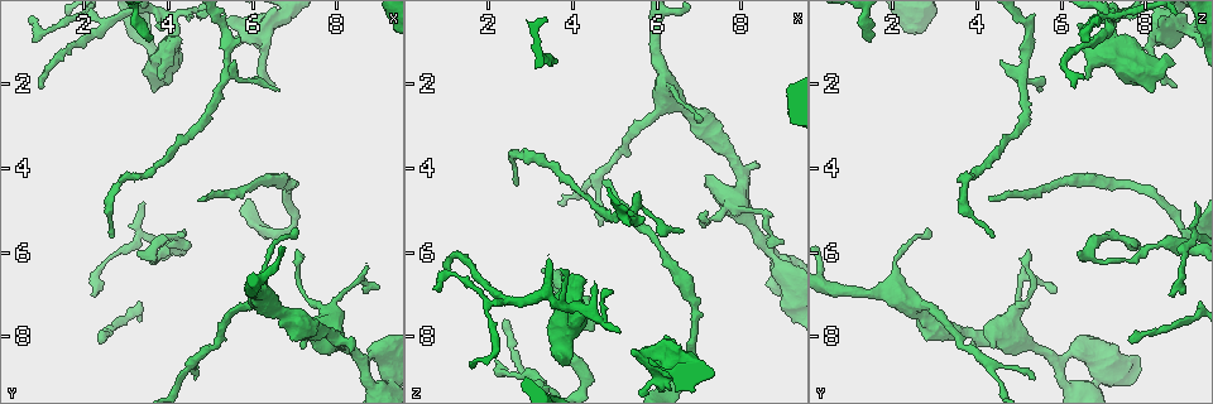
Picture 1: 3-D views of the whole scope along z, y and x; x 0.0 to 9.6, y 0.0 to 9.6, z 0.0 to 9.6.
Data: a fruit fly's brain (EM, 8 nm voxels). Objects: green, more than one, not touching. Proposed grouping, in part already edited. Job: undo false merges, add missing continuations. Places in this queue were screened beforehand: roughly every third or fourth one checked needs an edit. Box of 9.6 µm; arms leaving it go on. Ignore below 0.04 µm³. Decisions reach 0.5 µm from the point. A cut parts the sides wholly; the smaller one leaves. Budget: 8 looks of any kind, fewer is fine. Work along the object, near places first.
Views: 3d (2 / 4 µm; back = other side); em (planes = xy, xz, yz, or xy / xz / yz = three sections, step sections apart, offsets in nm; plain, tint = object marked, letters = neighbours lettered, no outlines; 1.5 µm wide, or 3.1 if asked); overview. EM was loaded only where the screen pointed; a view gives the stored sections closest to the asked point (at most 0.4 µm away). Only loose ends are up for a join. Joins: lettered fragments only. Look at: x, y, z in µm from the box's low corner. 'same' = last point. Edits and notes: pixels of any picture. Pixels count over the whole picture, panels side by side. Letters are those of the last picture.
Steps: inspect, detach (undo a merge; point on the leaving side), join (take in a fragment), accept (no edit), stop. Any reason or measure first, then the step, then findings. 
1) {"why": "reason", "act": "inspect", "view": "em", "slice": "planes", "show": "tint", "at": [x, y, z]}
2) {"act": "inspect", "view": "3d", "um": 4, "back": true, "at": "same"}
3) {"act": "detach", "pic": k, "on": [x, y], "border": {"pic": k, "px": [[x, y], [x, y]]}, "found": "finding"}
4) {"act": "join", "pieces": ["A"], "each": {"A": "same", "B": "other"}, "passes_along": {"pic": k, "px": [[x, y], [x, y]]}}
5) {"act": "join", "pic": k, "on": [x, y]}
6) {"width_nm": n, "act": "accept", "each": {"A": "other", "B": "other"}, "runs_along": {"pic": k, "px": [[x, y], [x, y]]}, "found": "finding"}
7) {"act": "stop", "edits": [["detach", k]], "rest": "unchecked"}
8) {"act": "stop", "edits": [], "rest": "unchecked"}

{"why": "tapers out", "act": "inspect", "view": "em", "slice": "planes", "show": "tint", "at": [4.70, 4.75, 4.30]}

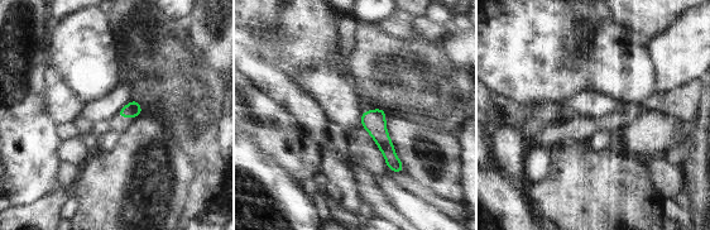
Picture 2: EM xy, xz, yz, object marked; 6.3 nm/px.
{"act": "inspect", "view": "em", "slice": "planes", "show": "letters", "at": "same"}

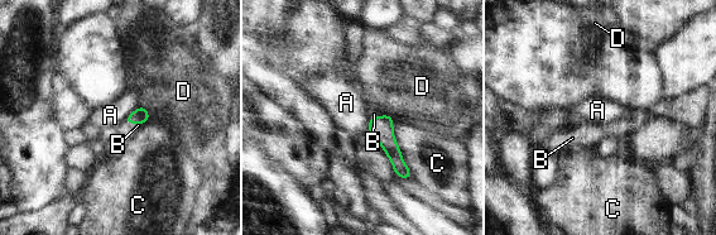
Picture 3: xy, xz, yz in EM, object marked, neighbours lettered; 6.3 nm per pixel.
{"width_nm": 100, "act": "join", "pieces": ["B"], "each": {"A": "other", "B": "same", "C": "other", "D": "other"}, "passes_along": {"pic": 3, "px": [[140, 115], [131, 123], [124, 130]]}, "found": "it goes on there"}

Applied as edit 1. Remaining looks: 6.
{"act": "inspect", "view": "overview"}

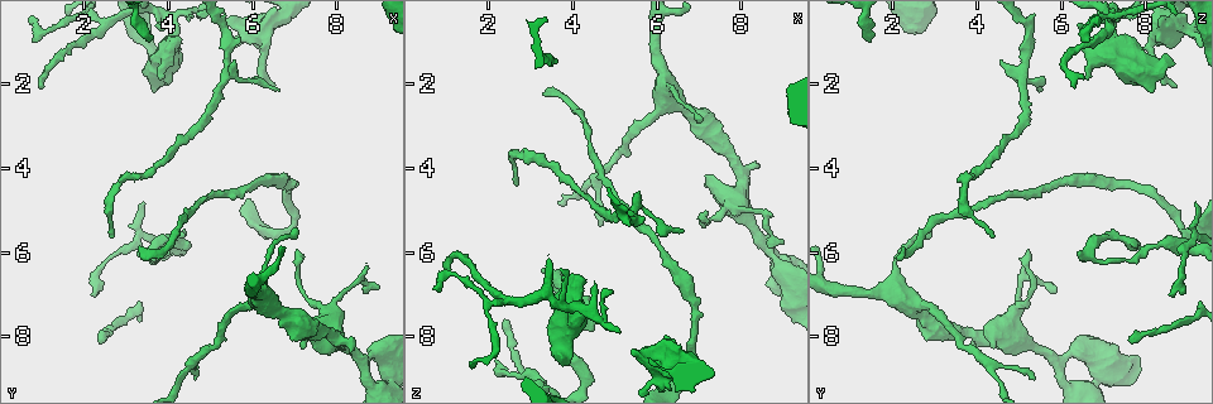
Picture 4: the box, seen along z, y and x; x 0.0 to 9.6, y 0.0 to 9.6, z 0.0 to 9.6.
{"why": "branch stops here", "act": "inspect", "view": "3d", "um": 4, "back": true, "at": [4.70, 9.00, 5.30]}

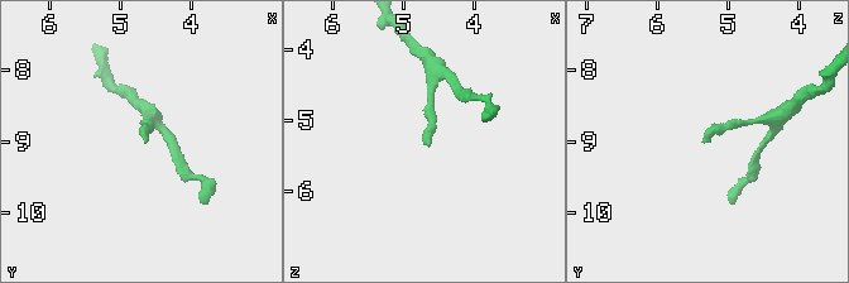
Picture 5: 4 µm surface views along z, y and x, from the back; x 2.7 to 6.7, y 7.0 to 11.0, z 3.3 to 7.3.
{"why": "shape alone is not enough", "act": "inspect", "view": "em", "slice": "planes", "show": "letters", "at": [4.70, 9.00, 5.40]}

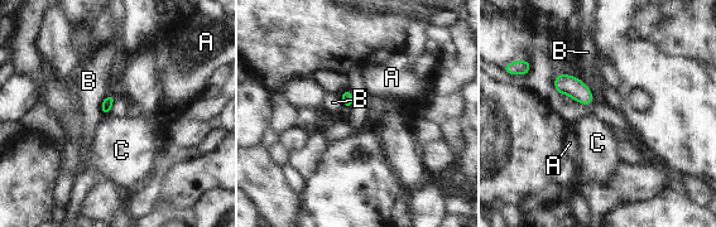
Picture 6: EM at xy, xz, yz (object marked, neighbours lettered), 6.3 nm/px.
{"act": "accept", "each": {"A": "other", "B": "other", "C": "other"}, "border": {"pic": 6, "px": [[109, 114], [104, 116]]}, "found": "none of them fits"}

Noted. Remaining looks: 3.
{"act": "inspect", "view": "3d", "um": 4, "at": [2.65, 5.60, 4.35]}

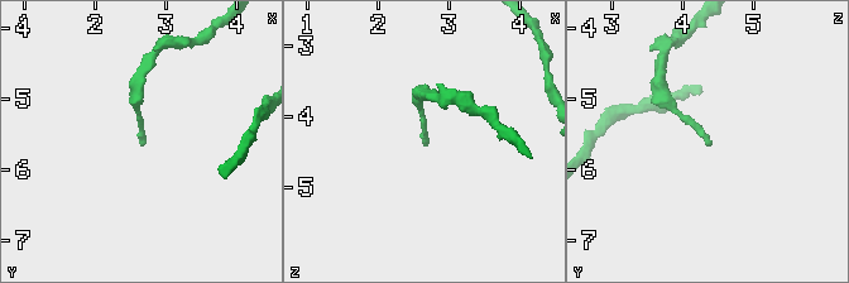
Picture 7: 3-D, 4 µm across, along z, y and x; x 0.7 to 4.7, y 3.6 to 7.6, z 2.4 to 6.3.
{"why": "shape alone is not enough", "act": "inspect", "view": "em", "slice": "yz", "step": 4, "show": "tint", "at": [2.65, 5.65, 4.35]}

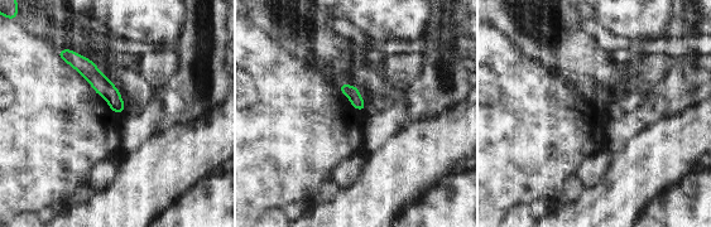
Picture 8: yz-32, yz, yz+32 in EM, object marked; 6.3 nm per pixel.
{"act": "inspect", "view": "em", "slice": "planes", "show": "letters", "at": "same"}

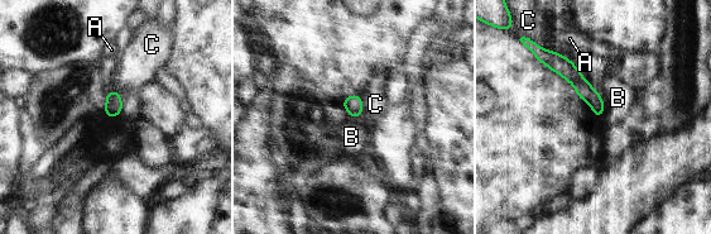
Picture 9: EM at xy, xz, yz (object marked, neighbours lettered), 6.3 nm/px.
{"act": "accept", "each": {"A": "other", "B": "other", "C": "other"}, "border": {"pic": 9, "px": [[600, 92], [604, 113], [599, 118]]}, "found": "none of them fits"}

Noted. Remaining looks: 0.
{"act": "stop", "edits": [["join", 3]], "rest": "unchecked"}

